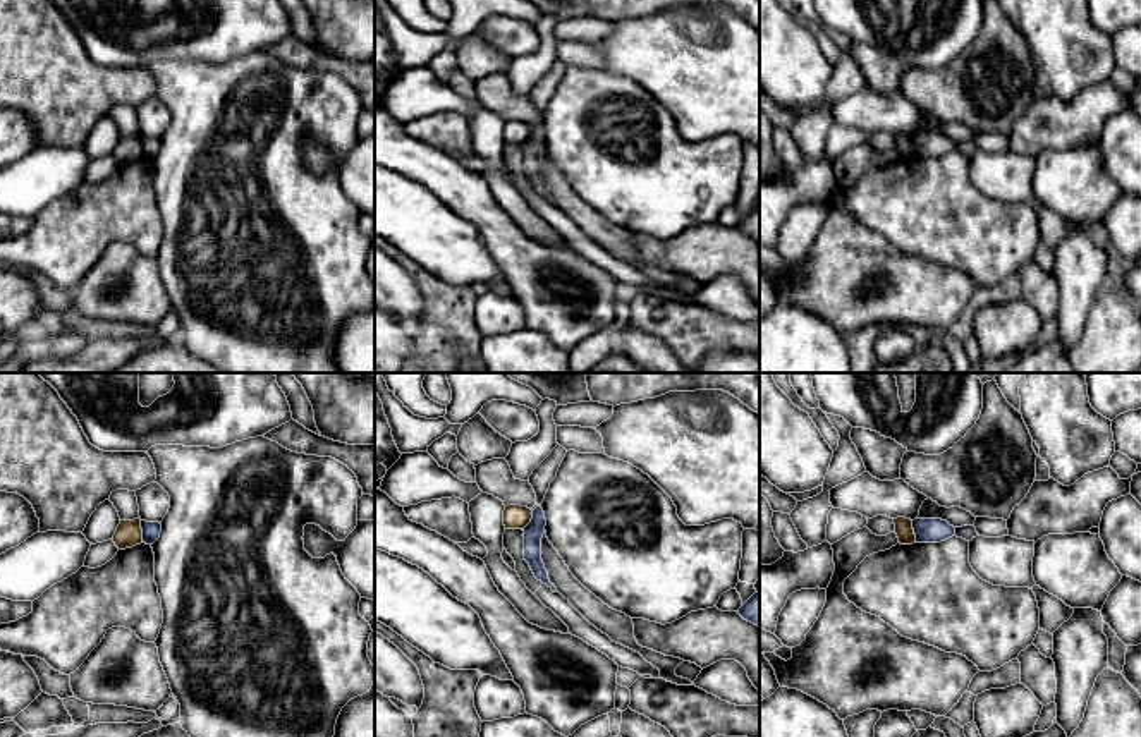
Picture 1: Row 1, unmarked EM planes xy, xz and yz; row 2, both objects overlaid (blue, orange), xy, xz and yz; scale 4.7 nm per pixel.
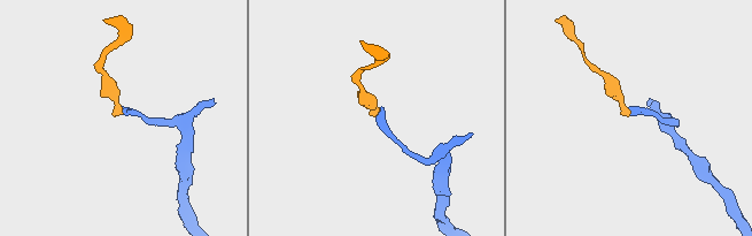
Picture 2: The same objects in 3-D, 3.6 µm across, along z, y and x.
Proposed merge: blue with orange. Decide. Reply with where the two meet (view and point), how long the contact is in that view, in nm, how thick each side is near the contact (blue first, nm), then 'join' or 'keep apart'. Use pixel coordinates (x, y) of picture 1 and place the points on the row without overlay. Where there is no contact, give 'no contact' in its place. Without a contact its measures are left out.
xy (143, 146) | 110 nm | 80/120 nm | keep apart

